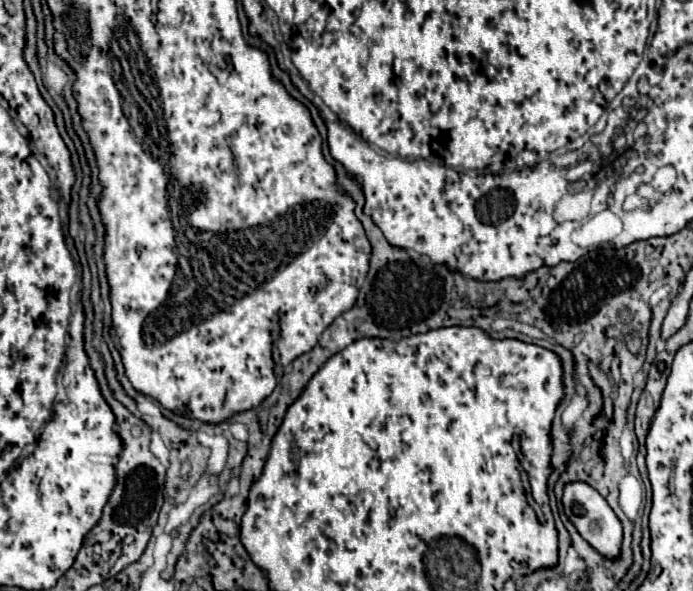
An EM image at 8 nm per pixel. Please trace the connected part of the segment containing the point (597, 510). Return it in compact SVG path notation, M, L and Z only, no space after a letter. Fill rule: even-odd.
M575 482L575 484L567 484L565 486L565 494L563 494L563 504L565 504L565 512L571 518L571 522L577 526L579 534L607 560L617 560L621 556L621 542L623 542L623 526L619 522L619 518L615 516L615 512L611 510L611 506L605 502L605 498L591 486L583 484L583 482ZM579 504L583 508L583 514L577 516L573 514L573 506Z

